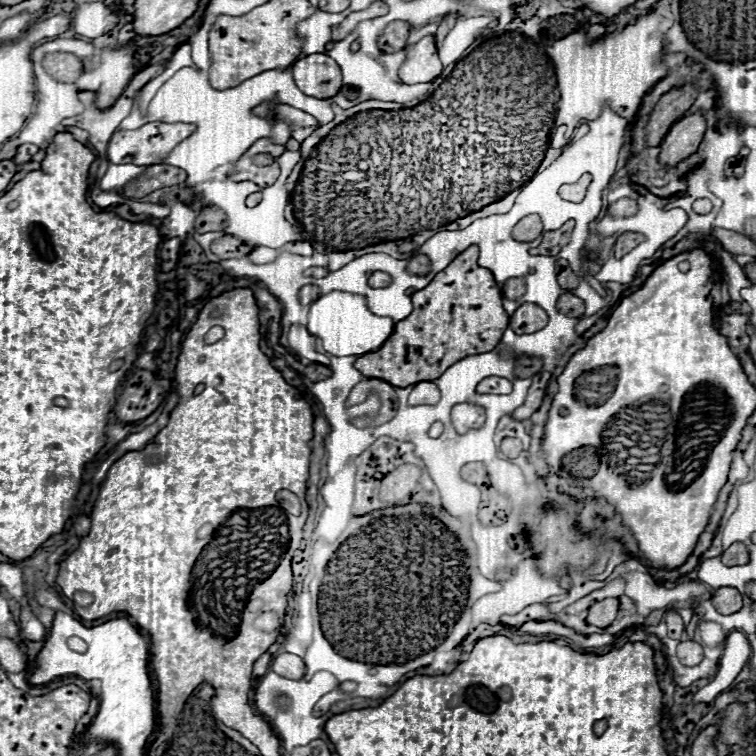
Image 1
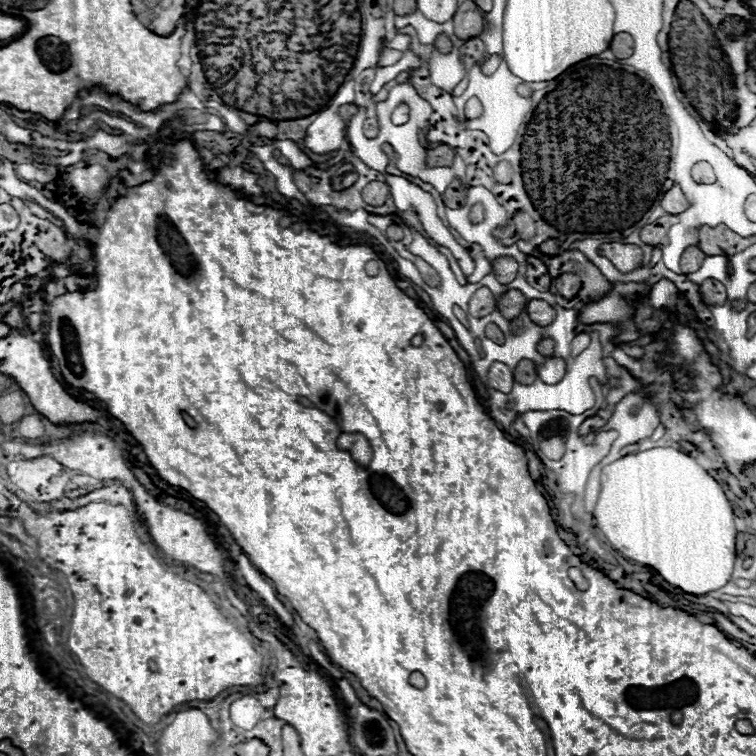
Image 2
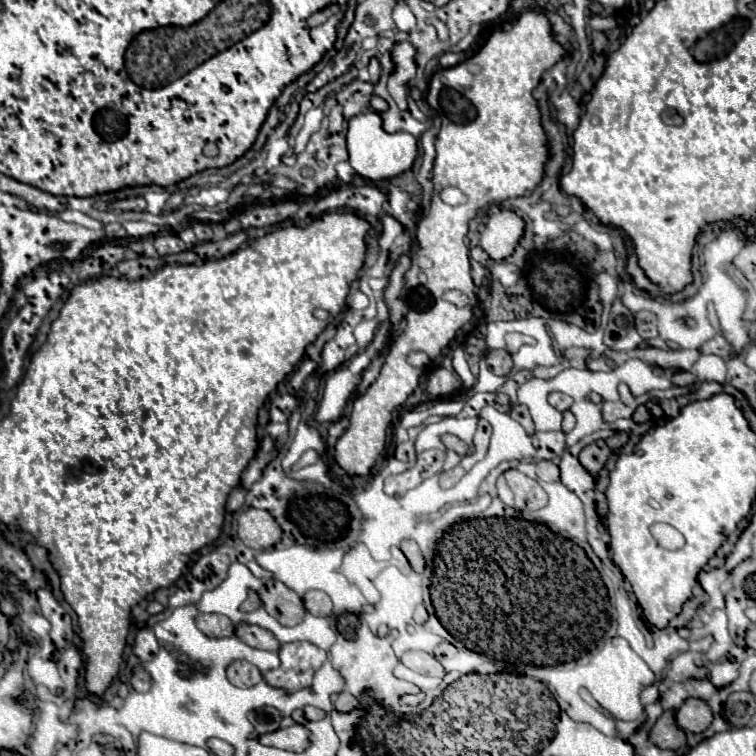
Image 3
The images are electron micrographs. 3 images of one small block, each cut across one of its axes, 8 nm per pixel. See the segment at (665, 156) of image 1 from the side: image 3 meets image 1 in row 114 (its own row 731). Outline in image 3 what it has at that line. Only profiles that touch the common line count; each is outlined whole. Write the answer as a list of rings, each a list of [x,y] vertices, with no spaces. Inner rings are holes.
[[[690,698],[690,700],[686,700],[678,708],[678,712],[676,712],[676,724],[684,732],[700,734],[700,732],[704,732],[712,724],[712,712],[710,712],[708,704],[704,704],[702,700]]]

